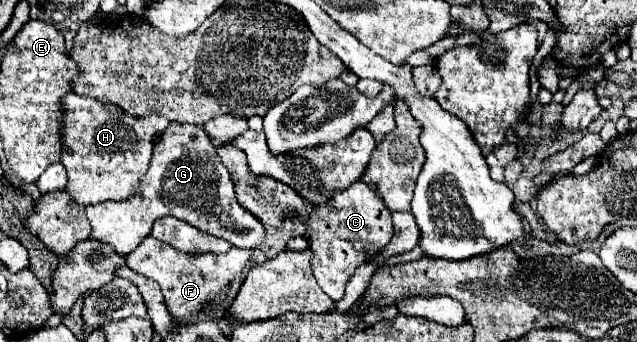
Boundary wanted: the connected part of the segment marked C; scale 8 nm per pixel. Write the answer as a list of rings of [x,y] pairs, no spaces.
[[[357,180],[347,190],[335,190],[329,204],[311,208],[305,236],[309,240],[309,250],[313,252],[313,274],[321,290],[337,302],[344,297],[345,284],[357,266],[369,262],[371,256],[379,254],[393,238],[391,212],[373,186]]]

